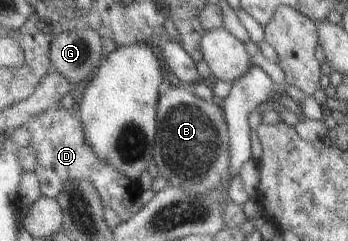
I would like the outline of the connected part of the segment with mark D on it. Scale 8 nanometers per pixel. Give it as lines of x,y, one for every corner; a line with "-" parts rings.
58,105
31,116
22,126
29,133
26,146
36,151
36,166
33,172
39,183
39,195
56,199
65,181
86,180
94,186
103,207
110,207
123,222
143,205
140,201
140,186
136,180
130,181
122,172
100,159
87,146
81,123
76,116
71,110
65,110

